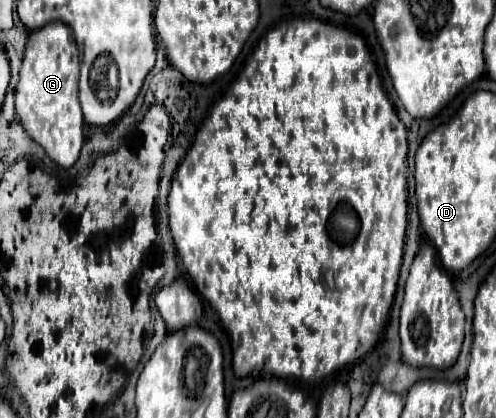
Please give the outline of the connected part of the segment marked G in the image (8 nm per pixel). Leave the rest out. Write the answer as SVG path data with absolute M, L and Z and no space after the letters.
M50 22L34 30L28 38L20 80L16 84L16 114L26 134L38 142L44 152L62 168L70 168L84 144L84 118L78 102L80 54L72 32L62 22Z

